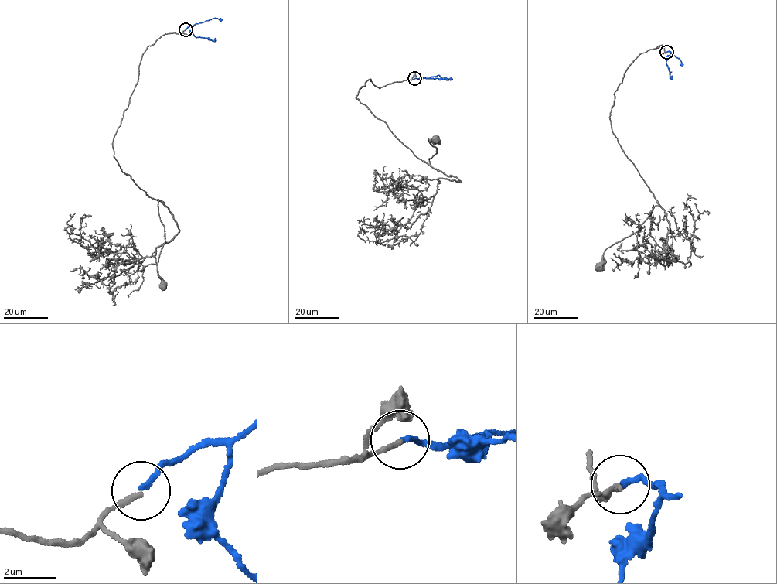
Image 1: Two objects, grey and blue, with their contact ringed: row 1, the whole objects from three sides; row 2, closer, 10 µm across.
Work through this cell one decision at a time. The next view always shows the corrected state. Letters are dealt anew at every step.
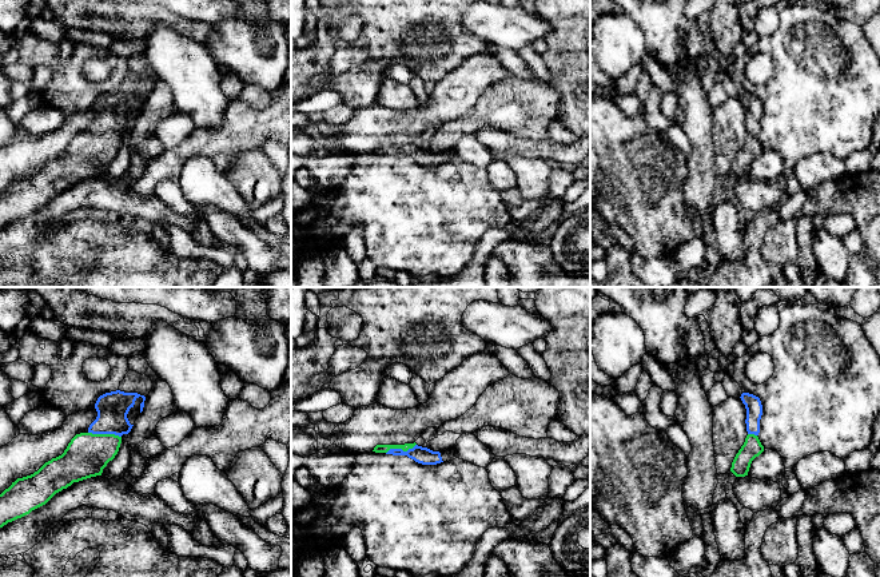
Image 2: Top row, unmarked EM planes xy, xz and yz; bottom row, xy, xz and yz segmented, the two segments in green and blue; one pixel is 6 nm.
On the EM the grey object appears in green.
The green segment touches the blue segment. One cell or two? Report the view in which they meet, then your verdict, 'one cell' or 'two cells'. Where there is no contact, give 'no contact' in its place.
xy | one cell

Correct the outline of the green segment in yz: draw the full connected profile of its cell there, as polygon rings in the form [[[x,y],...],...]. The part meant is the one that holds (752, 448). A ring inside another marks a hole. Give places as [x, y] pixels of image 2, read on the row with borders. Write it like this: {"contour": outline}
{"contour": [[[742,393],[740,398],[746,409],[745,423],[748,435],[732,462],[730,471],[736,477],[745,477],[748,475],[752,461],[764,451],[764,446],[757,437],[760,433],[762,405],[758,397],[749,393]]]}

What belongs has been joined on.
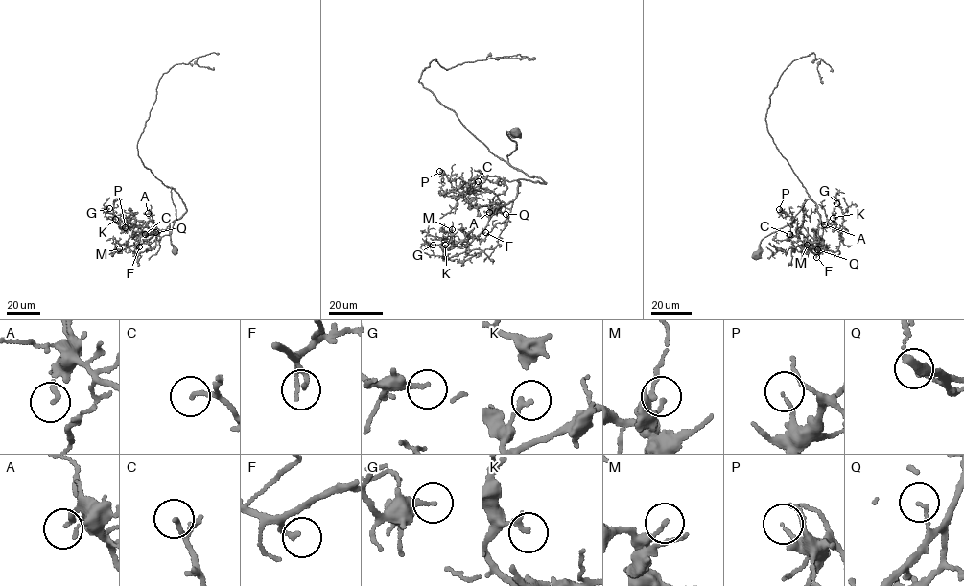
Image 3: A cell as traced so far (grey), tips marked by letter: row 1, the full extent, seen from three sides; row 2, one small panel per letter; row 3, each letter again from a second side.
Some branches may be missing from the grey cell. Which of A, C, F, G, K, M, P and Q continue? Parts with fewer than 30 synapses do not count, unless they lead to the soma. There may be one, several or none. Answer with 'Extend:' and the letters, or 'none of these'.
Extend: C

